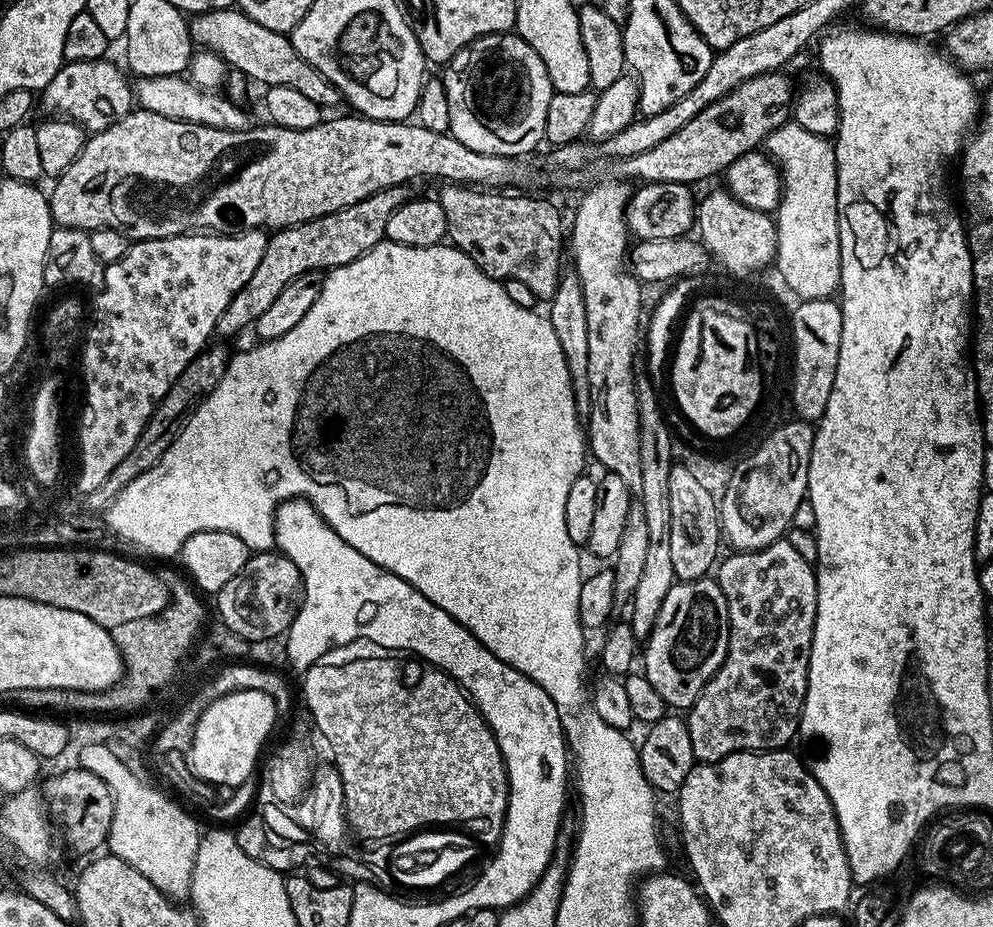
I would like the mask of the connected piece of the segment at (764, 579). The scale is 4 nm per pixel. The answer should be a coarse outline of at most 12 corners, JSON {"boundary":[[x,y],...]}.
{"boundary":[[787,538],[719,561],[728,653],[686,712],[697,761],[787,749],[814,565]]}

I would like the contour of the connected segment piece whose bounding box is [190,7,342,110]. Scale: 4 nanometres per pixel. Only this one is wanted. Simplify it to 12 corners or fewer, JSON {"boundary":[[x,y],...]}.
{"boundary":[[235,7],[201,12],[191,39],[263,86],[324,110],[340,91],[285,33]]}

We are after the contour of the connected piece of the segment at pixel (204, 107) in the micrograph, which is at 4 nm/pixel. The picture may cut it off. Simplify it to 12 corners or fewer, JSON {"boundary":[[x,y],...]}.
{"boundary":[[183,75],[139,77],[143,111],[242,130],[244,108]]}

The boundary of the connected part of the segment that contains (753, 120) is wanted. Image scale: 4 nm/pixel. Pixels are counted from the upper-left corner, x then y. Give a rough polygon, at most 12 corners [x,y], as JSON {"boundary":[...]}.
{"boundary":[[767,72],[646,154],[628,182],[696,186],[789,123],[794,87]]}

